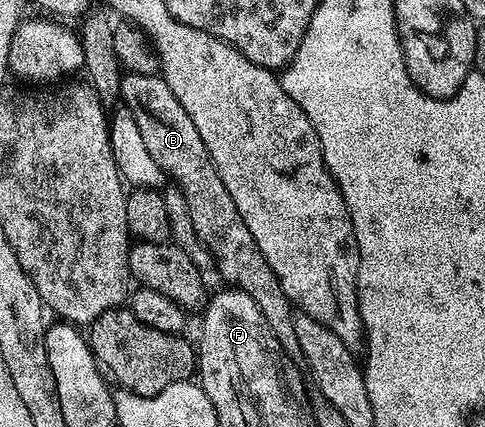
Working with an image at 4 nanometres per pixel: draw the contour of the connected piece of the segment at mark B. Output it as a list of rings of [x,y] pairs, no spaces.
[[[126,73],[122,78],[120,101],[132,111],[132,119],[136,119],[136,127],[140,127],[148,155],[156,159],[163,174],[169,180],[171,177],[174,180],[171,182],[184,195],[192,227],[196,227],[196,235],[214,257],[219,278],[226,281],[227,286],[247,293],[264,319],[268,319],[268,327],[272,327],[276,339],[280,339],[285,353],[295,359],[301,358],[294,326],[295,310],[284,295],[284,287],[280,287],[280,279],[276,279],[276,271],[268,267],[268,259],[264,259],[260,247],[256,247],[252,231],[248,231],[244,219],[240,219],[240,211],[236,211],[236,203],[232,203],[232,195],[228,195],[228,187],[224,187],[224,179],[220,179],[212,155],[204,139],[200,139],[200,131],[196,131],[196,123],[192,123],[192,115],[180,107],[180,99],[172,95],[168,83],[160,75]]]

